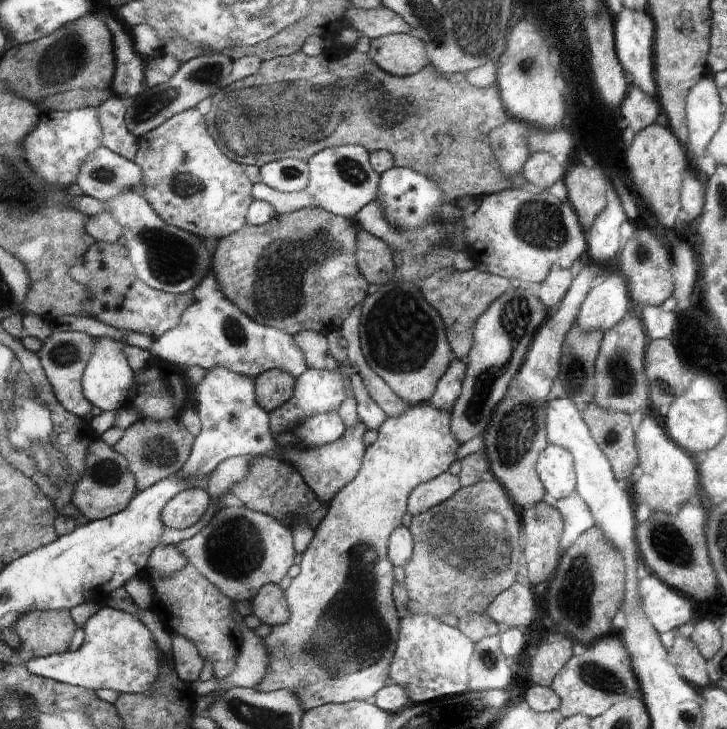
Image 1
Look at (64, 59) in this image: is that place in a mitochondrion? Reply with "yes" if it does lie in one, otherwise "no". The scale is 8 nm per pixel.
yes

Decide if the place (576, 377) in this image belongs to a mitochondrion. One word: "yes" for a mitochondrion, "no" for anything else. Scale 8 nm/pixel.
yes

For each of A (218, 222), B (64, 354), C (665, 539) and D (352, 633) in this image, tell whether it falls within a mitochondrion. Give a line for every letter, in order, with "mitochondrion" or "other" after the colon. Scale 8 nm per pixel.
A: other
B: mitochondrion
C: mitochondrion
D: mitochondrion

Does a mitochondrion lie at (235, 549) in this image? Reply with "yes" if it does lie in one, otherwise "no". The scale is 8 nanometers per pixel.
yes

